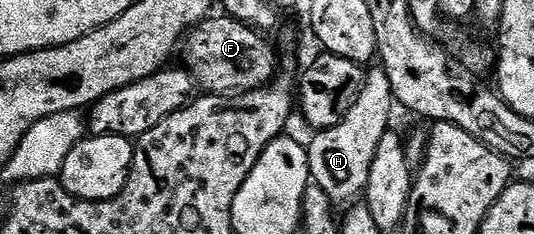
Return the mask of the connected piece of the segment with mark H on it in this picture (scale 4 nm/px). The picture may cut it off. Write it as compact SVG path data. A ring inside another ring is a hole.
M374 68L367 72L366 82L348 115L332 128L315 132L314 138L308 141L313 184L319 185L334 203L354 203L365 194L368 171L372 171L372 159L376 159L376 147L380 147L380 139L384 139L391 128L390 112L396 109L392 83L388 83L385 69Z

